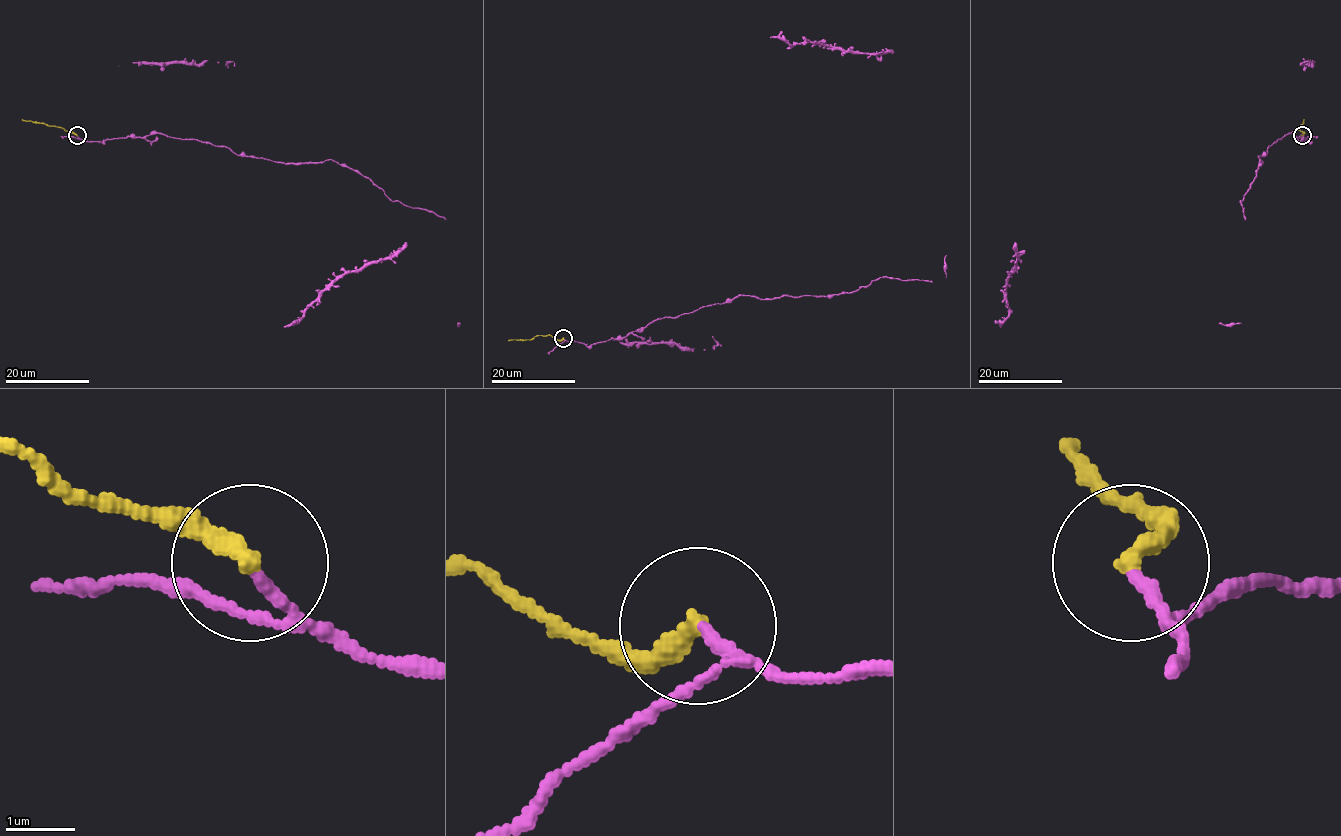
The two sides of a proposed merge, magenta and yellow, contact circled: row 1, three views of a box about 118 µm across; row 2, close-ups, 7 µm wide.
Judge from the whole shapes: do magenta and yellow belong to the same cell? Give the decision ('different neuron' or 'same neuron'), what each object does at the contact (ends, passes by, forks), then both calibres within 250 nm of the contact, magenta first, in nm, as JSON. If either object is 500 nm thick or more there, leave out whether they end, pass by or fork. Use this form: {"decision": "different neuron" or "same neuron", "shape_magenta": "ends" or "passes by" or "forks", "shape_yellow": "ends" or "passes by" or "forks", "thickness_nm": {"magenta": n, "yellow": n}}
{"decision": "same neuron", "shape_magenta": "passes by", "shape_yellow": "ends", "thickness_nm": {"magenta": 120, "yellow": 300}}

